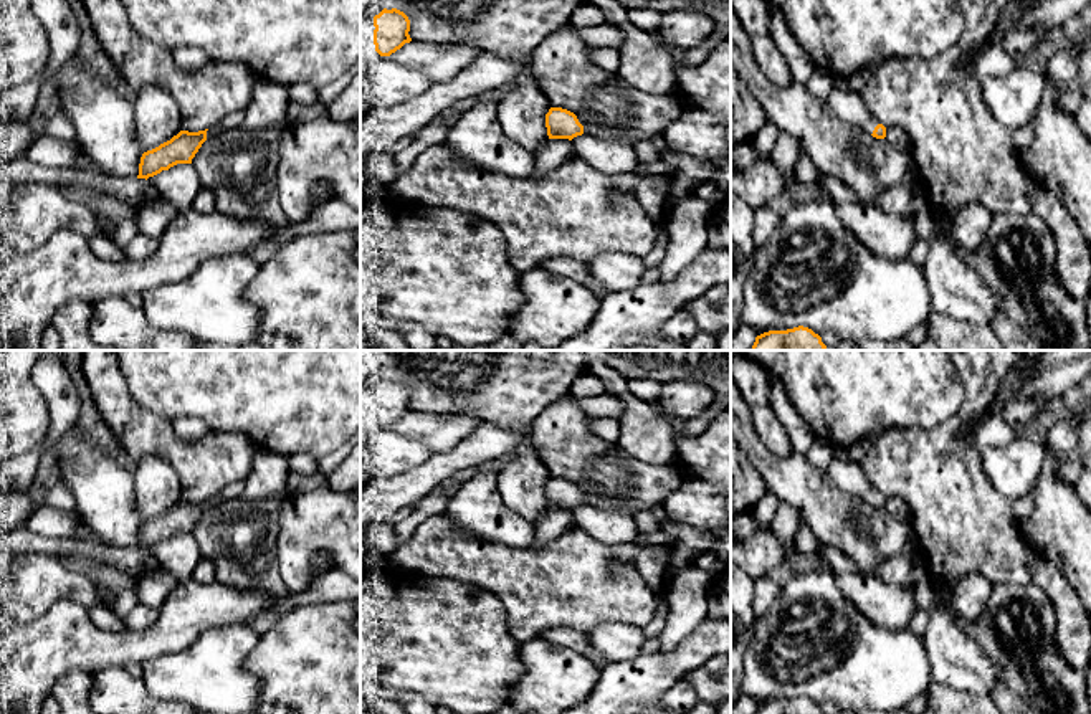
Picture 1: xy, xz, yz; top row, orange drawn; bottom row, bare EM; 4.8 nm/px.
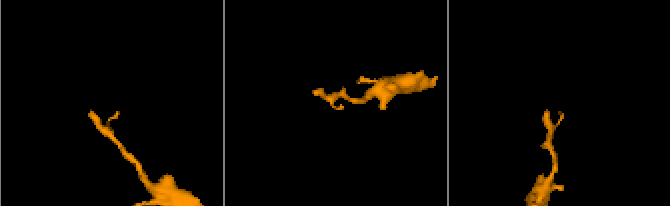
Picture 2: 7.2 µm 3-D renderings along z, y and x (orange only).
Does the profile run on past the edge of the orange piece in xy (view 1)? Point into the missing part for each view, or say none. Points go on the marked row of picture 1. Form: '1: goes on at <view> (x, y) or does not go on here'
1: does not go on here

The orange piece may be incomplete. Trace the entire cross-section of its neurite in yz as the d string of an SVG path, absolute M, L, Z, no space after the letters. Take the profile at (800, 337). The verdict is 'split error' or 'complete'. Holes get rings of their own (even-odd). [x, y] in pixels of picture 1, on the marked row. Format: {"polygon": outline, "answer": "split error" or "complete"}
{"polygon": "M798 326L787 331L769 331L755 337L750 350L825 350L822 337Z", "answer": "complete"}

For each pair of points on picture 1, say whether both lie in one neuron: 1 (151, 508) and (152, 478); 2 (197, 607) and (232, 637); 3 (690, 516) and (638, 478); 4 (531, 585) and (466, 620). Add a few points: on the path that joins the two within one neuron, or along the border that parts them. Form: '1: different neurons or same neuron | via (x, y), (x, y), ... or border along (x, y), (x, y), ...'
1: same neuron | via (152, 501), (152, 485)
2: different neurons | border along (243, 620), (214, 625), (187, 647)
3: different neurons | border along (673, 463), (680, 475), (680, 485), (666, 496)
4: different neurons | border along (468, 582), (501, 602), (516, 638)

